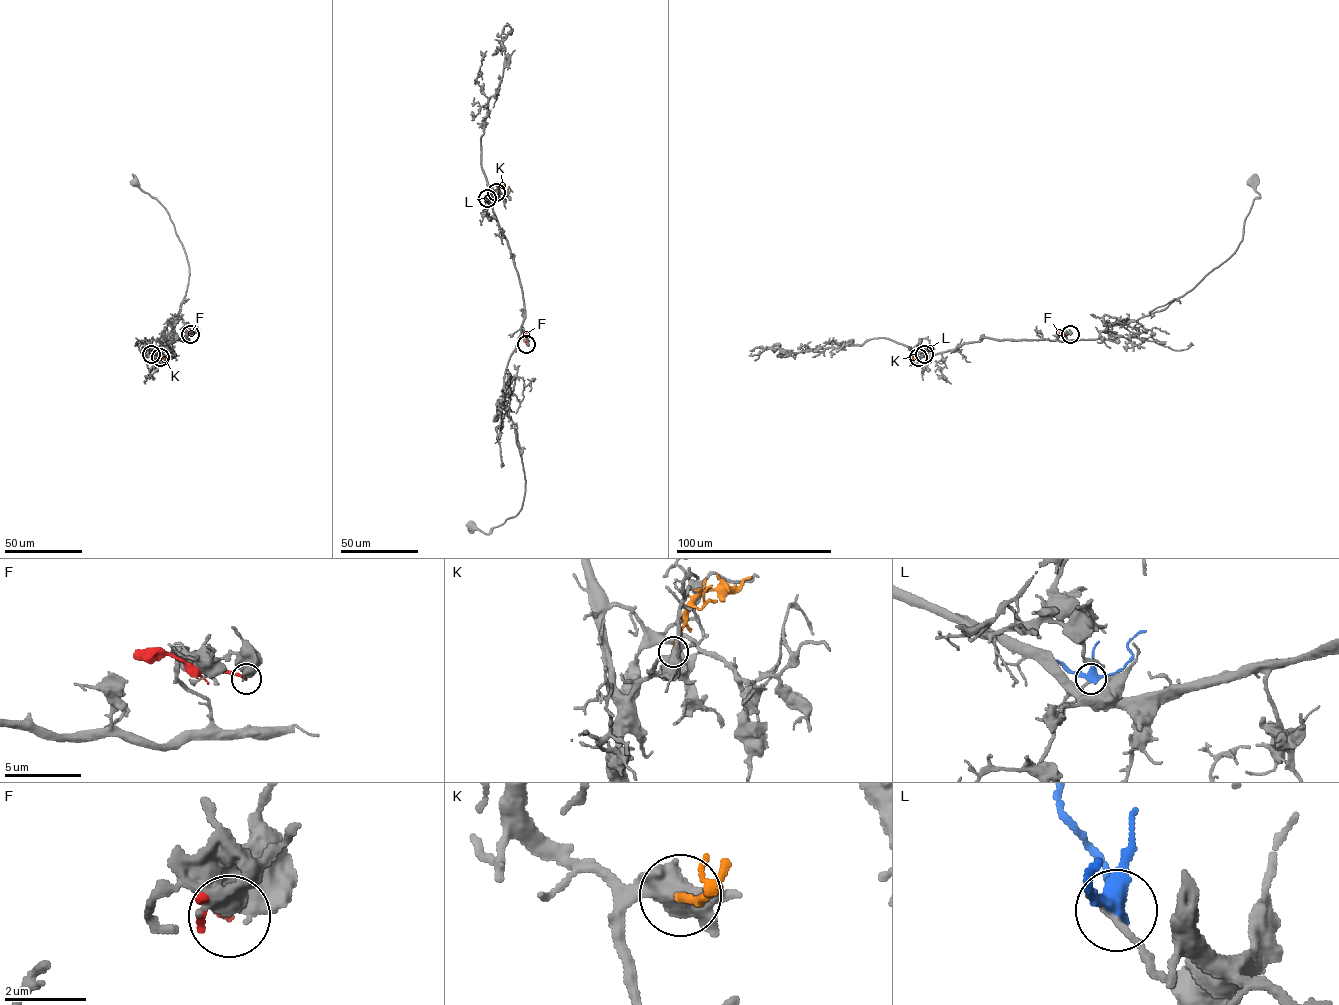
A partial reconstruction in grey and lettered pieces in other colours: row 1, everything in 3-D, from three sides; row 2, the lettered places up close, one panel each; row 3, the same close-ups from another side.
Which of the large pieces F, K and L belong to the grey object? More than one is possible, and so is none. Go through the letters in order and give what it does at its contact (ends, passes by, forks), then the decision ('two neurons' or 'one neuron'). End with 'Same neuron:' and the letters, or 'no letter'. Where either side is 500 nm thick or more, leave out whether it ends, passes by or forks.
F: two neurons
K: it ends there; one neuron
L: it forks there; two neurons
Same neuron: K

